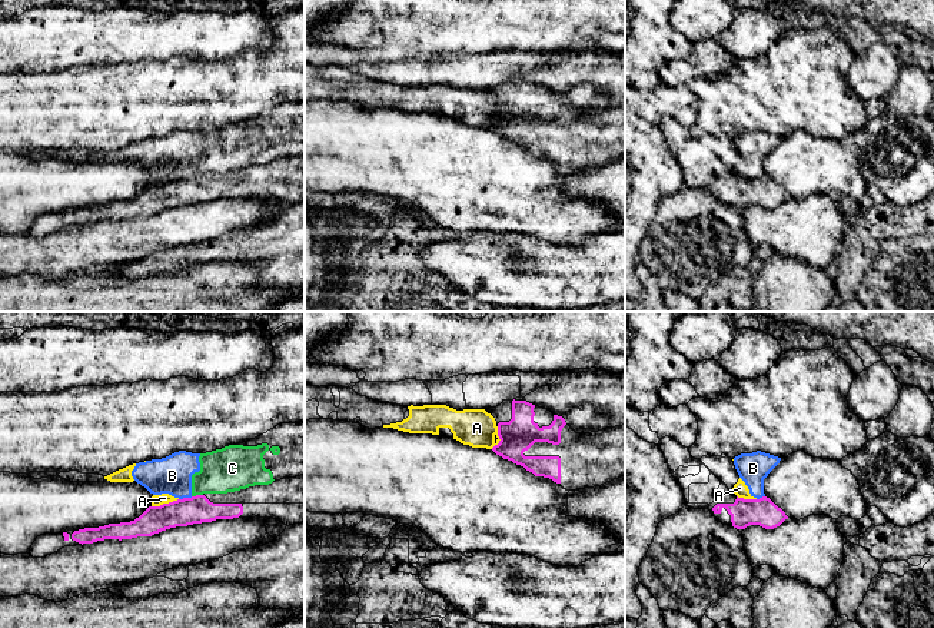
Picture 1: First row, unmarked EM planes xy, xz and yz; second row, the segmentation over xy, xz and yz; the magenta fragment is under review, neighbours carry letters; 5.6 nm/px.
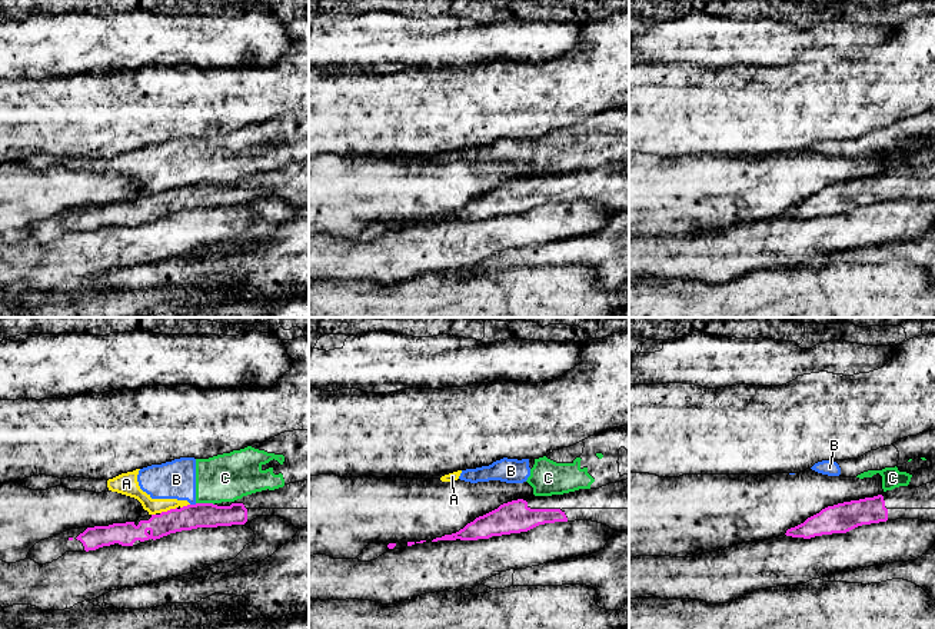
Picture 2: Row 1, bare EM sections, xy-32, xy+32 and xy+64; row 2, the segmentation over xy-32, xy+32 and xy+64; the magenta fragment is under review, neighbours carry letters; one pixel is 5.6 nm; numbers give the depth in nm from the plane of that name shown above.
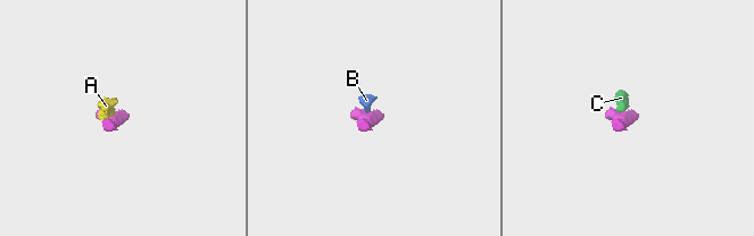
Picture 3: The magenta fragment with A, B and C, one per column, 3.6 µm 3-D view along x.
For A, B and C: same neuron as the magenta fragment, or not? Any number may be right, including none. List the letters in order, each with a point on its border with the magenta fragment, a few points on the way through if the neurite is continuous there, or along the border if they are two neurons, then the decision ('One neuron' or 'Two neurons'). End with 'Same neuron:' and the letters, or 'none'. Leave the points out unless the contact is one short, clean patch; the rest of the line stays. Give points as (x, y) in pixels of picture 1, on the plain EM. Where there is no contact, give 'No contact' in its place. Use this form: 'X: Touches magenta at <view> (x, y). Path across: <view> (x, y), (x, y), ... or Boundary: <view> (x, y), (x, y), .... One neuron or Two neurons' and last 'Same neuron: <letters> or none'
A: Touches magenta at xy (165, 183). Two neurons
B: Touches magenta at xy (185, 178). Boundary: xy (192, 176), (179, 179). Two neurons
C: Touches magenta at xy (196, 175). Boundary: xy (202, 173), (192, 176). Two neurons
Same neuron: none

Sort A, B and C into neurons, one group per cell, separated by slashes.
A B C

